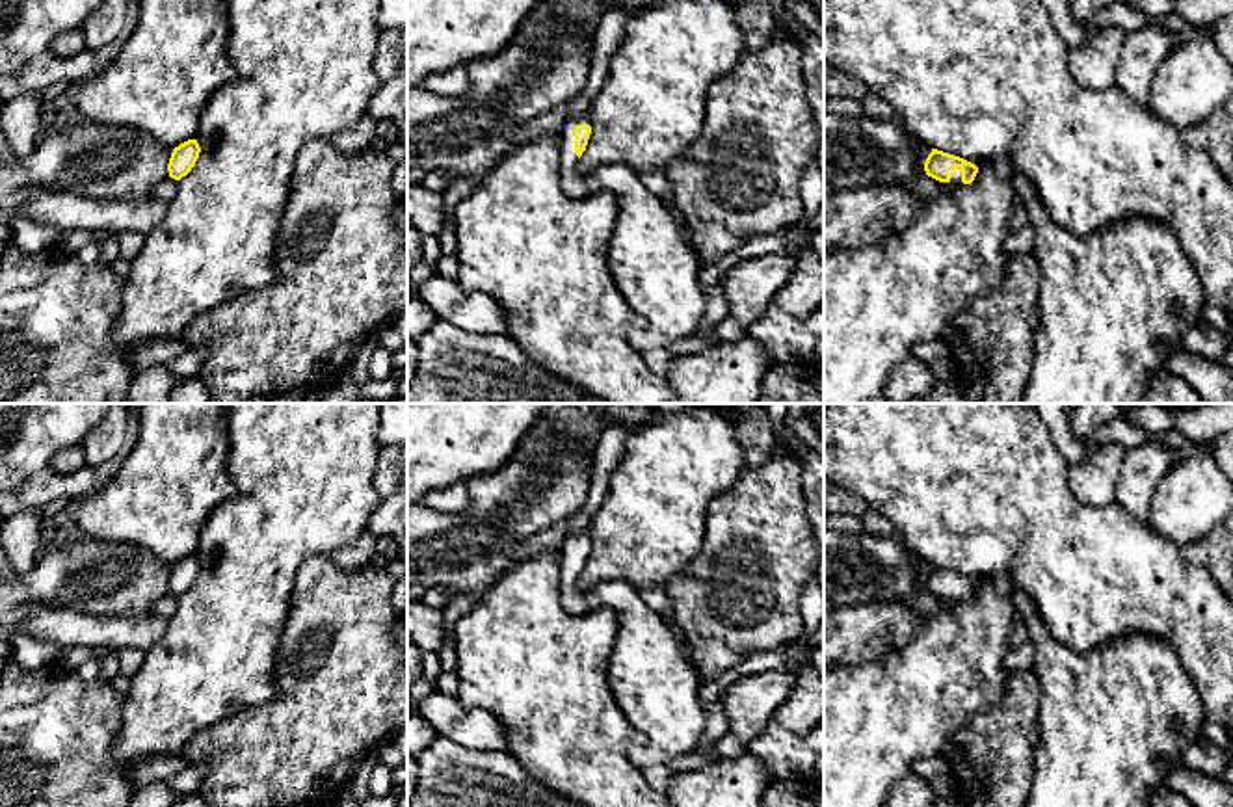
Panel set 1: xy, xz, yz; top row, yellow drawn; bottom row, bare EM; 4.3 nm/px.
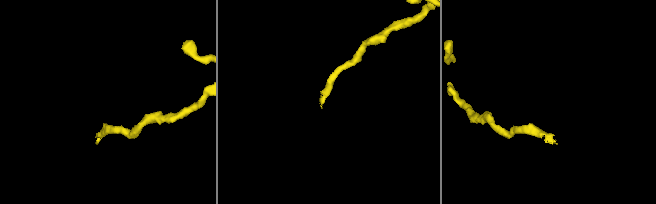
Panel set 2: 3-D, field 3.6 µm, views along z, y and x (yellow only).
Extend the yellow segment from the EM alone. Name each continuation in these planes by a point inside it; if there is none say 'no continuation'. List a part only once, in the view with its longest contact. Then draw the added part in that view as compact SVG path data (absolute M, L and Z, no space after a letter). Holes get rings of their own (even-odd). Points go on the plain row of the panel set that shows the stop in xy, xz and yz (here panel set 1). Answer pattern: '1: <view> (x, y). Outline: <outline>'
1: xz (655, 687). Outline: M590 532L569 536L562 545L560 597L567 614L610 608L619 632L610 656L608 684L636 740L629 761L640 770L668 764L696 749L705 725L697 697L696 668L660 614L651 610L636 586L612 580L584 591L575 569L575 543Z

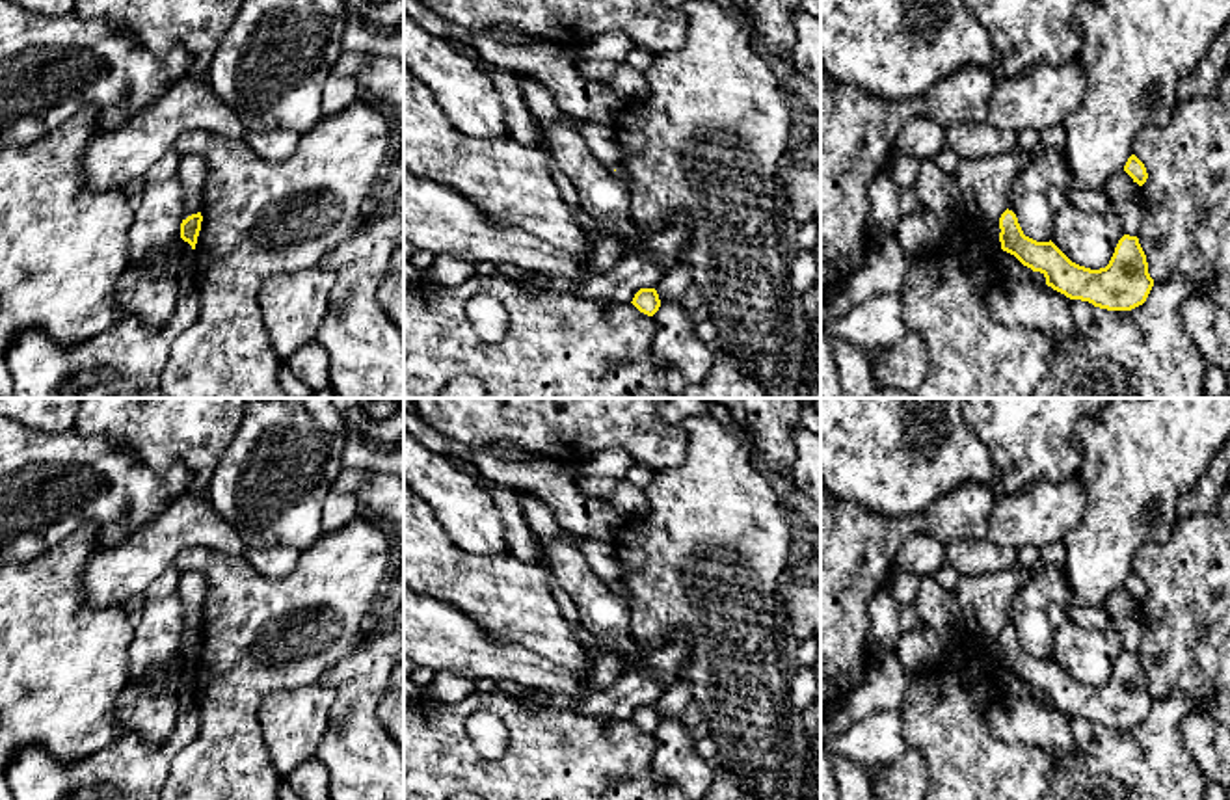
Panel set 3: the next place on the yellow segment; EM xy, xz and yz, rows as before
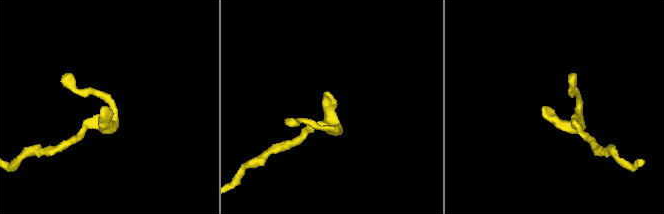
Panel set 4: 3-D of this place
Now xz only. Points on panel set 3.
no continuation

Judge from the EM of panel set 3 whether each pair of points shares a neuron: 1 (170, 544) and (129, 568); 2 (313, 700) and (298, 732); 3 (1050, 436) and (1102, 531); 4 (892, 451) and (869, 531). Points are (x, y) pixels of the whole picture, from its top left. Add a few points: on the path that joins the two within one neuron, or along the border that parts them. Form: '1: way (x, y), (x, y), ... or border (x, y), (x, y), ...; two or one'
1: way (160, 544), (138, 560); one
2: way (307, 707), (298, 724); one
3: border (1076, 426), (1080, 441), (1078, 471); two
4: border (840, 497), (882, 516), (920, 514); two

